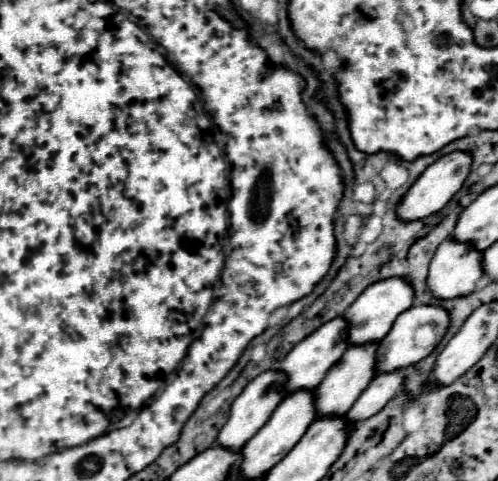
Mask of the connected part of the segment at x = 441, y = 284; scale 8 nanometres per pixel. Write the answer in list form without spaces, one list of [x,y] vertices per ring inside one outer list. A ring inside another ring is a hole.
[[[447,239],[431,259],[427,289],[435,299],[455,299],[473,293],[481,277],[481,253],[461,249],[461,245],[453,245],[453,241]]]

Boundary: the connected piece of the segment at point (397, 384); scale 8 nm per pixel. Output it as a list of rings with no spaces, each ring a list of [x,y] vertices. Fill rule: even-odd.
[[[403,371],[375,375],[369,387],[359,395],[355,405],[345,413],[345,421],[357,425],[359,421],[379,413],[401,391],[401,377]]]

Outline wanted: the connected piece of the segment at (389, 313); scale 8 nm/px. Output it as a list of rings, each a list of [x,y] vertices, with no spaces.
[[[389,279],[389,281],[377,281],[357,297],[357,301],[343,313],[343,319],[347,321],[347,343],[349,345],[365,345],[365,343],[379,343],[389,329],[393,327],[393,321],[413,305],[413,289],[409,289],[409,283],[401,279]]]

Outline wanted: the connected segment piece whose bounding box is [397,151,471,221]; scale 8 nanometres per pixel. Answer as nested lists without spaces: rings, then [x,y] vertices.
[[[453,151],[453,153],[443,155],[441,159],[437,159],[433,165],[429,165],[419,175],[419,179],[401,197],[401,201],[397,203],[397,217],[401,221],[417,221],[417,219],[423,219],[423,217],[429,217],[429,215],[441,211],[449,203],[449,199],[461,189],[465,177],[469,175],[469,169],[471,169],[471,157],[469,157],[469,153]]]

